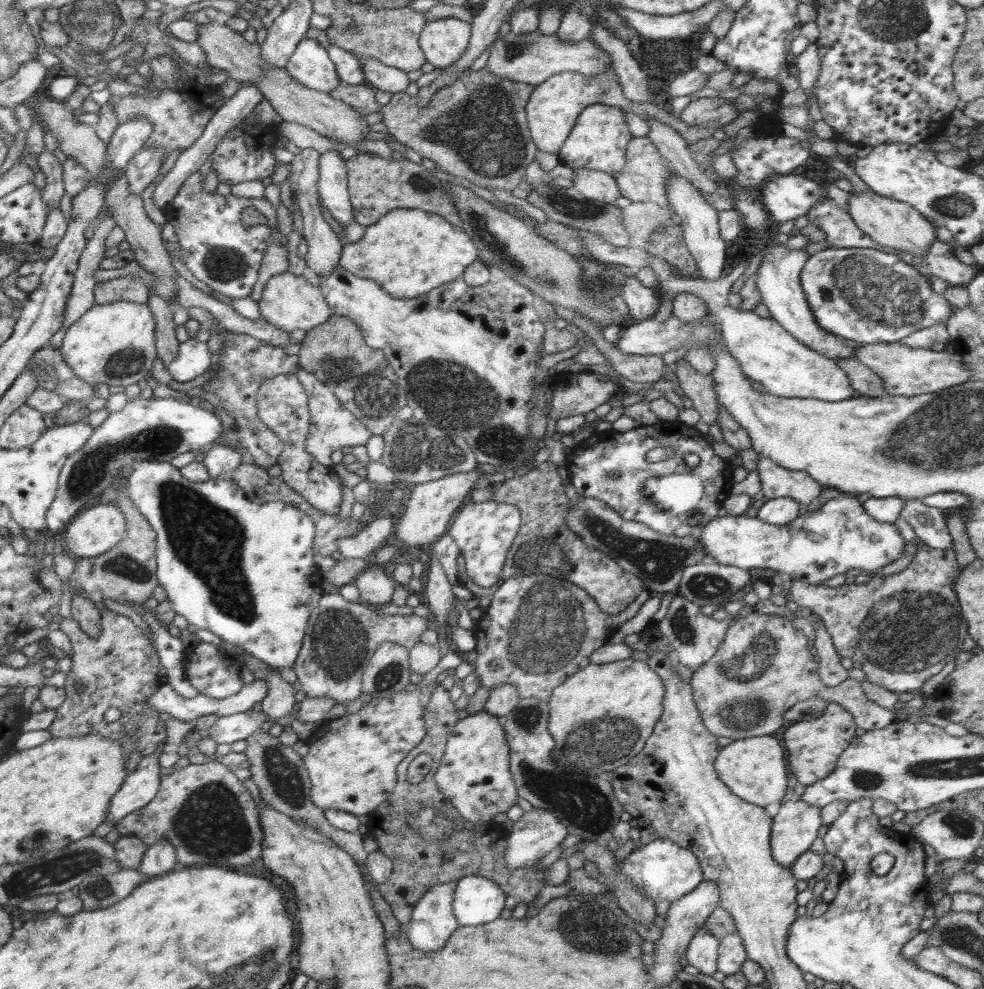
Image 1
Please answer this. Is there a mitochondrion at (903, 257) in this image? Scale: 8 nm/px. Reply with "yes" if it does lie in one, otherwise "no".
yes

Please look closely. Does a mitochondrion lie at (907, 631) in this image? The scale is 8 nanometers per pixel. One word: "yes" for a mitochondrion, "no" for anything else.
yes

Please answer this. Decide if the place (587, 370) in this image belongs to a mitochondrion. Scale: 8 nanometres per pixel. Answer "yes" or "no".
no

